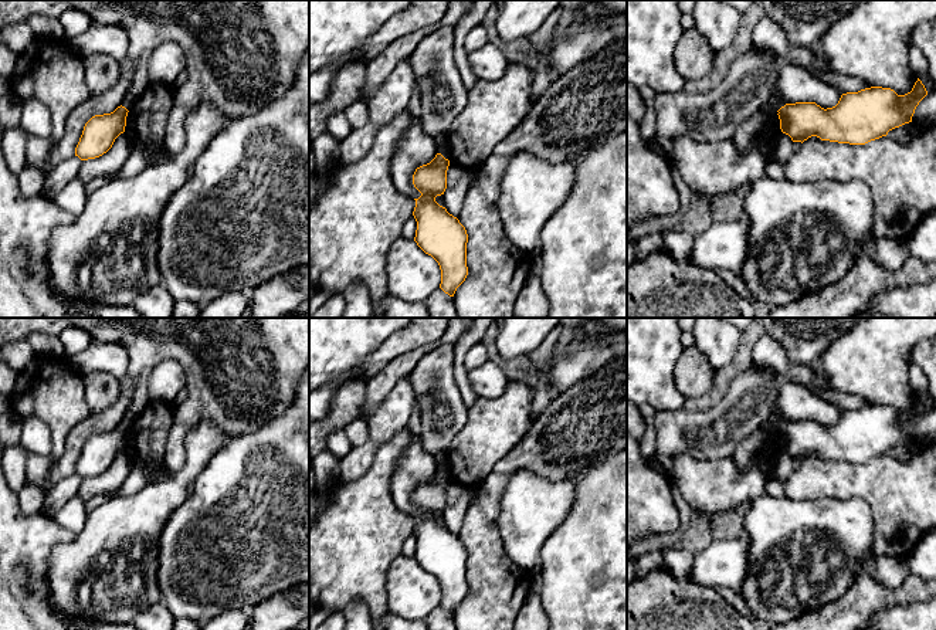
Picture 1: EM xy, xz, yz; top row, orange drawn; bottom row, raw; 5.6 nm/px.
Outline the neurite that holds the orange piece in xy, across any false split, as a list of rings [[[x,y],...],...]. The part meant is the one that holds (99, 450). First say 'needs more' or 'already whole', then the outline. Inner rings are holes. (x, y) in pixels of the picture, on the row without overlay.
already whole; [[[118,424],[111,431],[95,433],[84,444],[75,474],[81,478],[95,477],[106,471],[115,457],[125,450],[128,427]]]

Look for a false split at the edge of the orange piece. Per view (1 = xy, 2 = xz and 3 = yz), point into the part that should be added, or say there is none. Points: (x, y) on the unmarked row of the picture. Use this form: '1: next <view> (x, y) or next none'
1: next none
2: next none
3: next none

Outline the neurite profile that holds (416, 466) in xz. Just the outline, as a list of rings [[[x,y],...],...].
[[[411,434],[410,444],[401,454],[391,477],[391,497],[394,504],[411,516],[418,516],[421,511],[413,502],[413,492],[417,485],[430,481],[438,465],[434,457],[423,448],[421,438]]]

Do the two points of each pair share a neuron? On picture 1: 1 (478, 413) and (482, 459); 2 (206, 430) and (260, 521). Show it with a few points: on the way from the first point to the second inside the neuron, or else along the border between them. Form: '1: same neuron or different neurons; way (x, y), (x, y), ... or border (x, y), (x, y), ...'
1: same neuron; way (482, 424), (482, 447)
2: different neurons; border (229, 440), (196, 476)

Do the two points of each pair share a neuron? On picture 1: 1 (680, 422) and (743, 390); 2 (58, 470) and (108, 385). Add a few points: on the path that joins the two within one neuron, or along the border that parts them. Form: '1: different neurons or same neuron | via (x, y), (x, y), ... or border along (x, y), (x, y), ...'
1: same neuron | via (695, 422), (709, 422), (728, 406)
2: different neurons | border along (121, 393), (109, 406), (91, 413)

